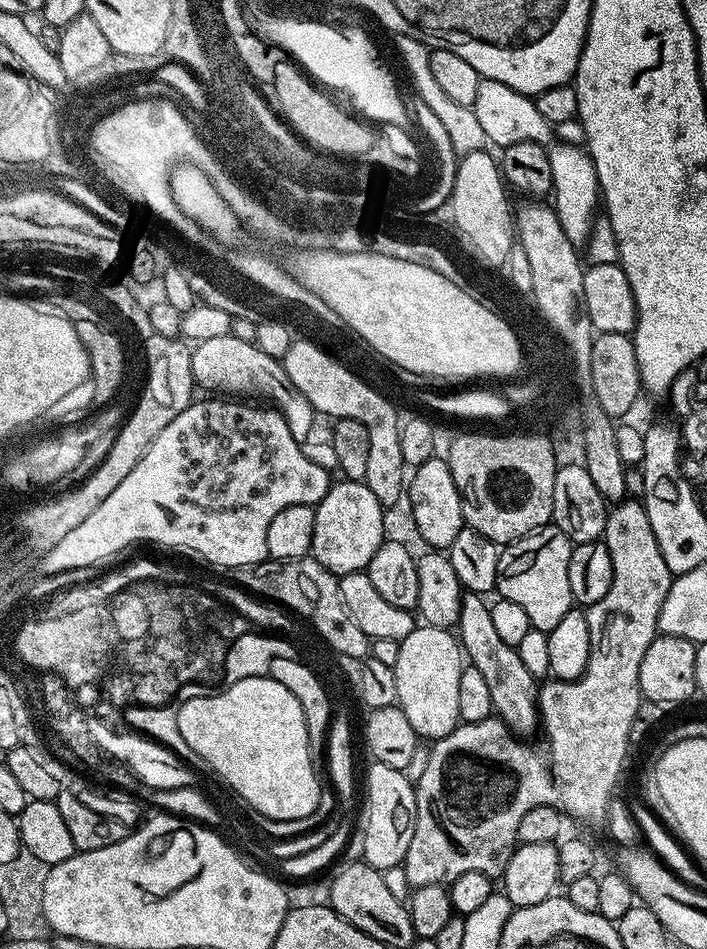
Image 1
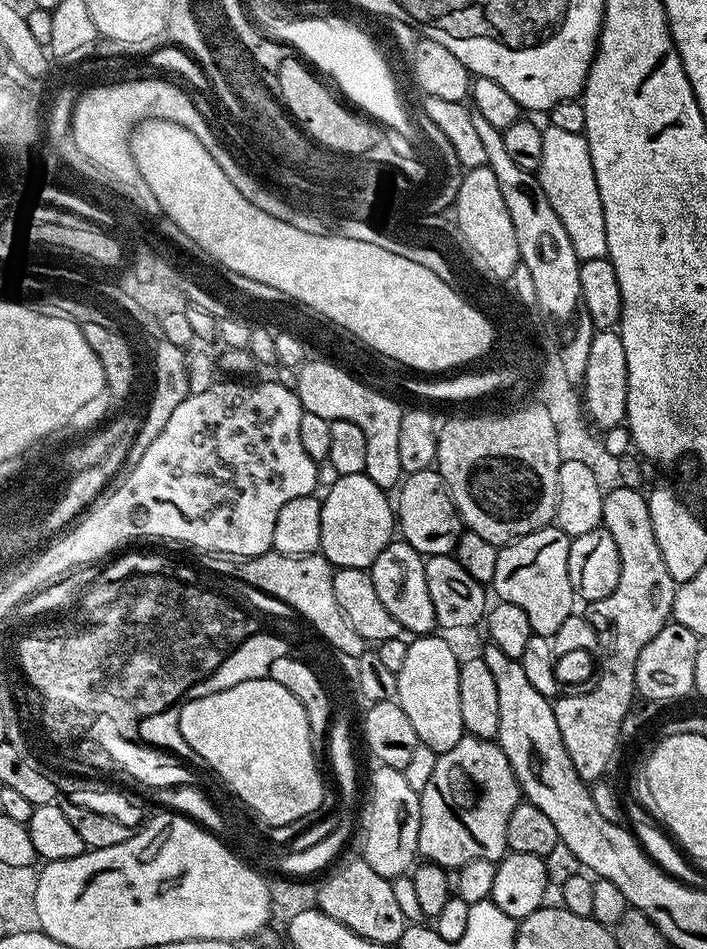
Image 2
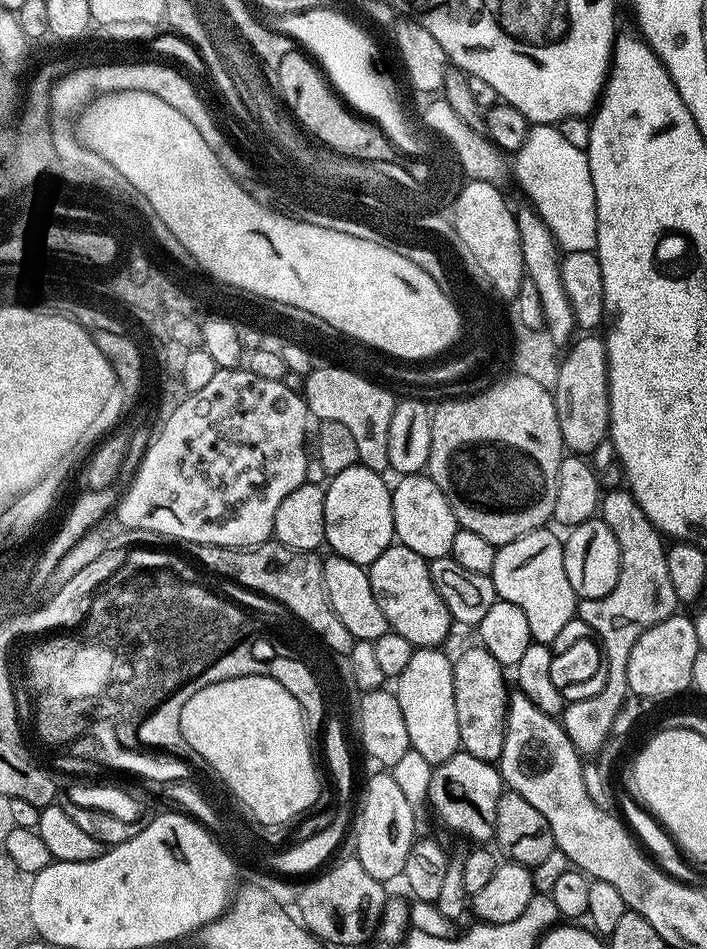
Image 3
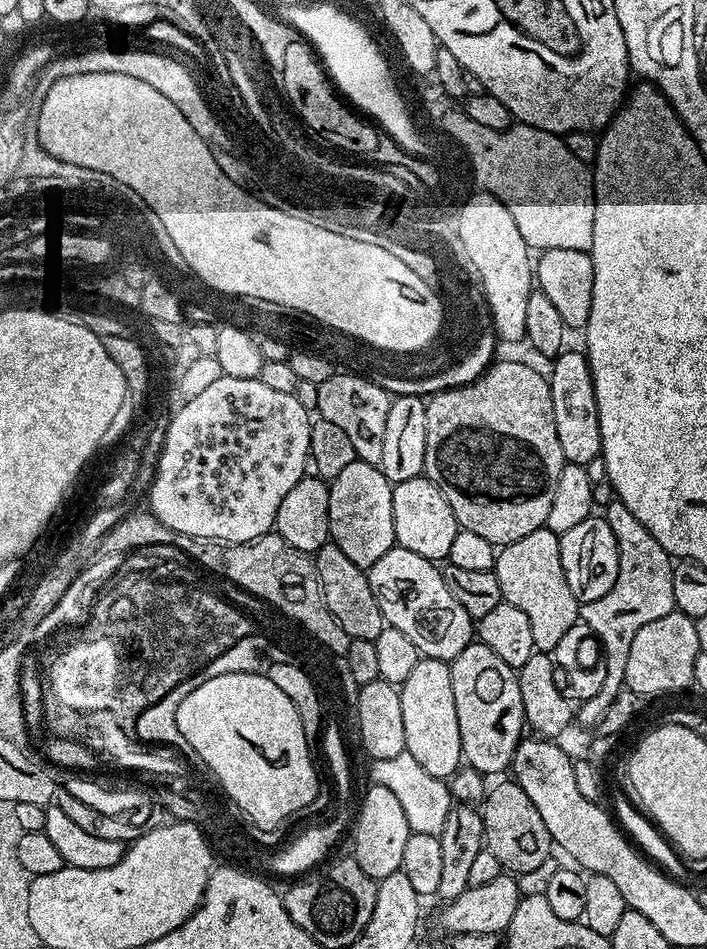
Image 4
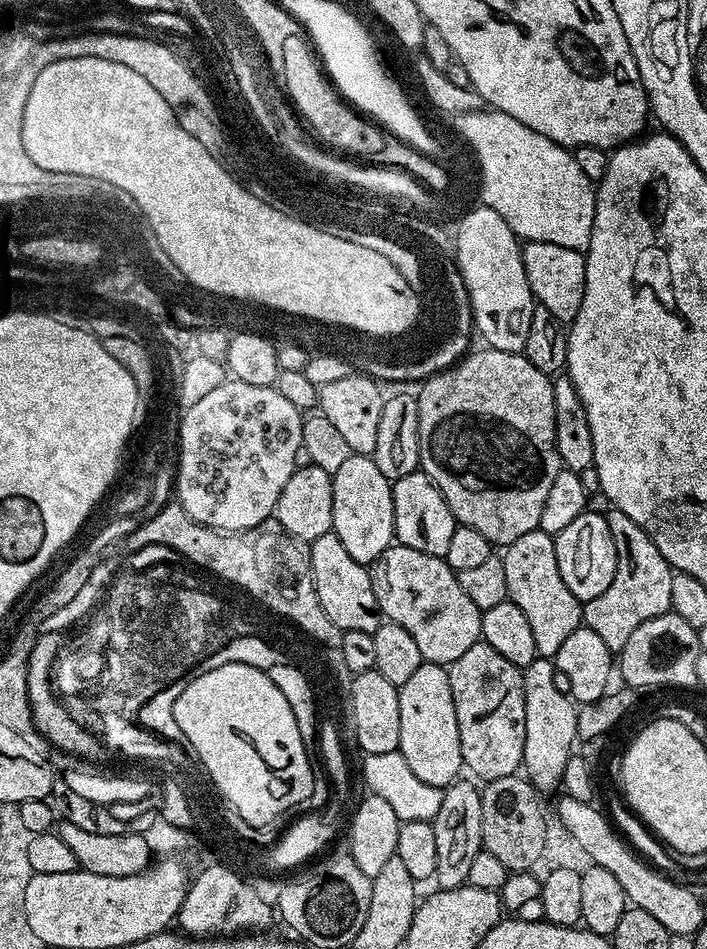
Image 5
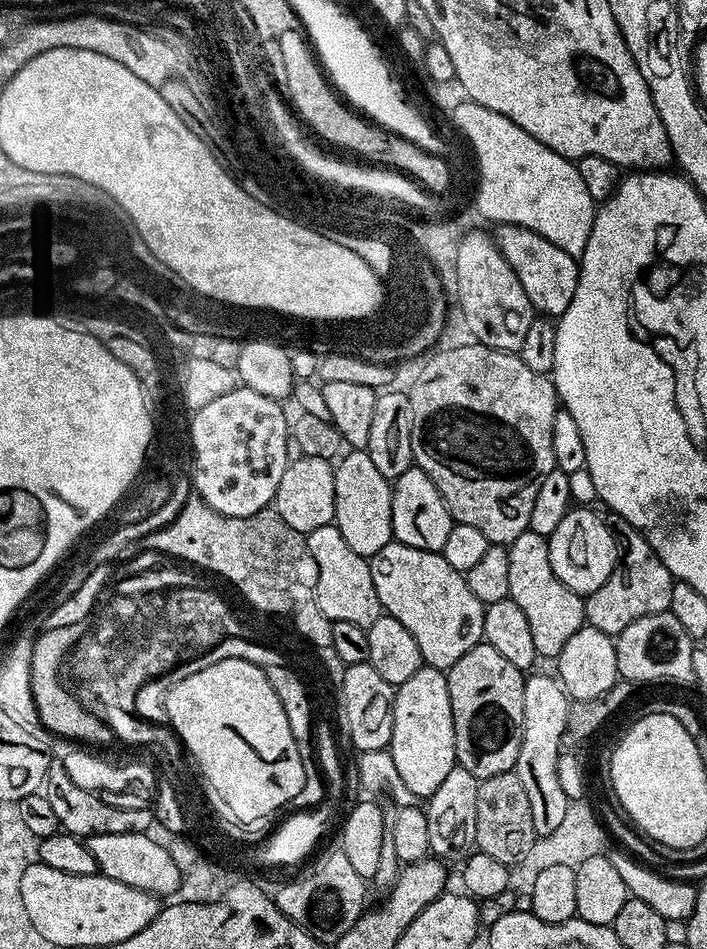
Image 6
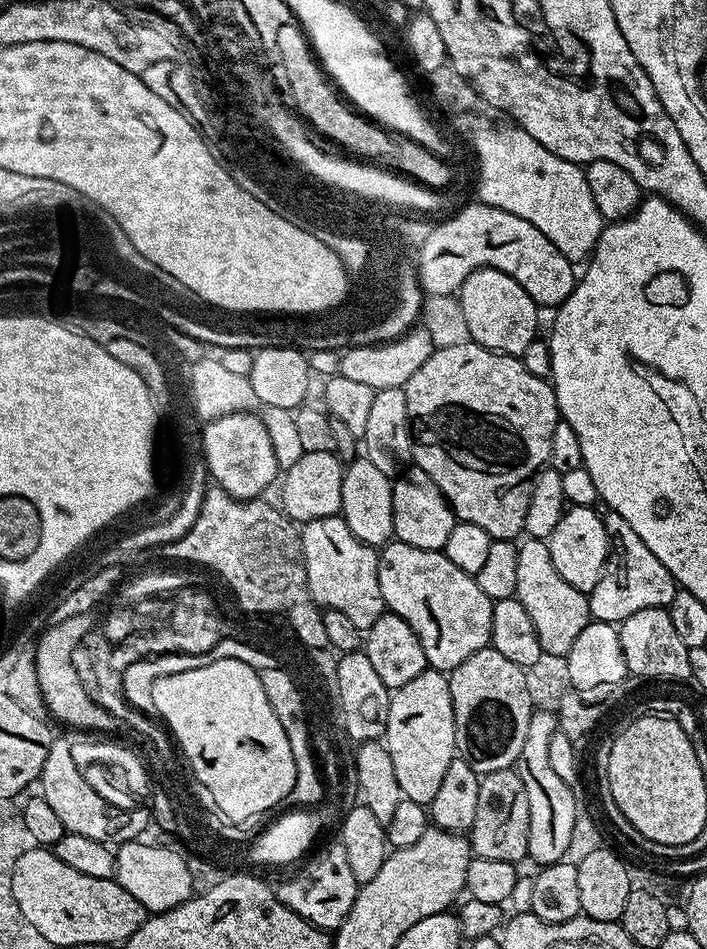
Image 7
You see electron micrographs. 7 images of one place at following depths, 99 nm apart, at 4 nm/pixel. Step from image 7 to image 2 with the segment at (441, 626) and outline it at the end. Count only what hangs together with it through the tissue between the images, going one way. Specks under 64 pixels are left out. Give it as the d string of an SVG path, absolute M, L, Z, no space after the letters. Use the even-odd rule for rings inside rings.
M396 538L378 554L370 569L374 590L378 590L382 606L386 606L394 622L398 622L405 633L412 632L413 637L427 636L437 627L434 604L430 602L430 590L426 587L424 562L425 557L403 539Z

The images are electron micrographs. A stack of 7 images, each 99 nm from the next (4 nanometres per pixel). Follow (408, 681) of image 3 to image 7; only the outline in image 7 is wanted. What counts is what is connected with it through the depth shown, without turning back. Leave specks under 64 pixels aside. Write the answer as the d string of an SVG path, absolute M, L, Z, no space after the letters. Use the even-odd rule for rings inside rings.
M427 667L422 674L418 674L418 678L413 678L406 682L406 686L391 693L383 739L390 762L394 762L394 774L398 774L398 786L403 799L430 805L445 777L446 768L458 756L454 706L445 673Z

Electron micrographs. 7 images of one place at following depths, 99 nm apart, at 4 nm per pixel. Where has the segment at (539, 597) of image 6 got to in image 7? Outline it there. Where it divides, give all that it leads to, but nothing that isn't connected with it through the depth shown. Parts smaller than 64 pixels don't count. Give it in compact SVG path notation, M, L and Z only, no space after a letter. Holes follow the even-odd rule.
M524 538L519 541L515 597L522 602L522 606L526 606L526 614L530 614L530 622L534 622L538 642L546 654L567 657L578 634L582 634L592 620L587 595L570 586L570 582L566 582L566 578L554 570L554 558L550 558L550 550L543 540Z

